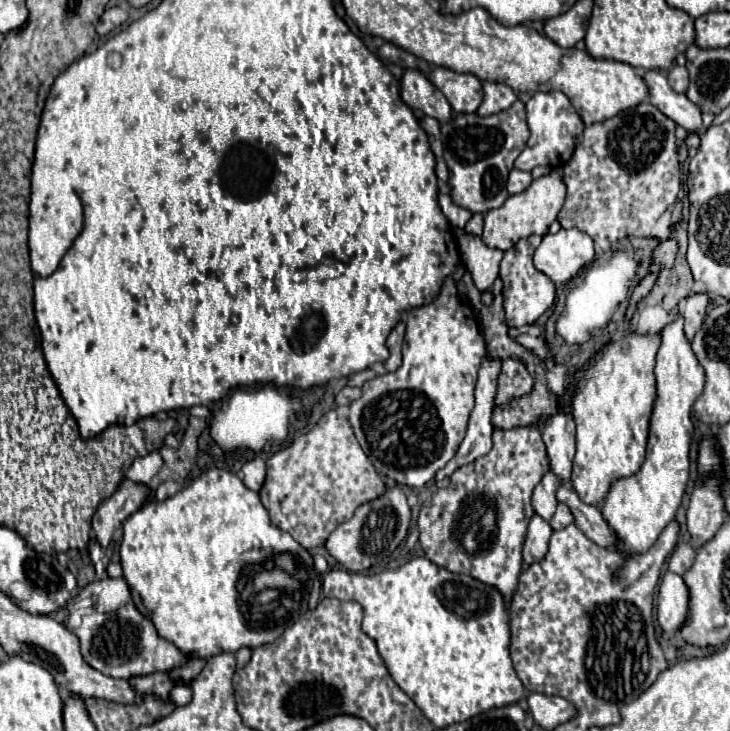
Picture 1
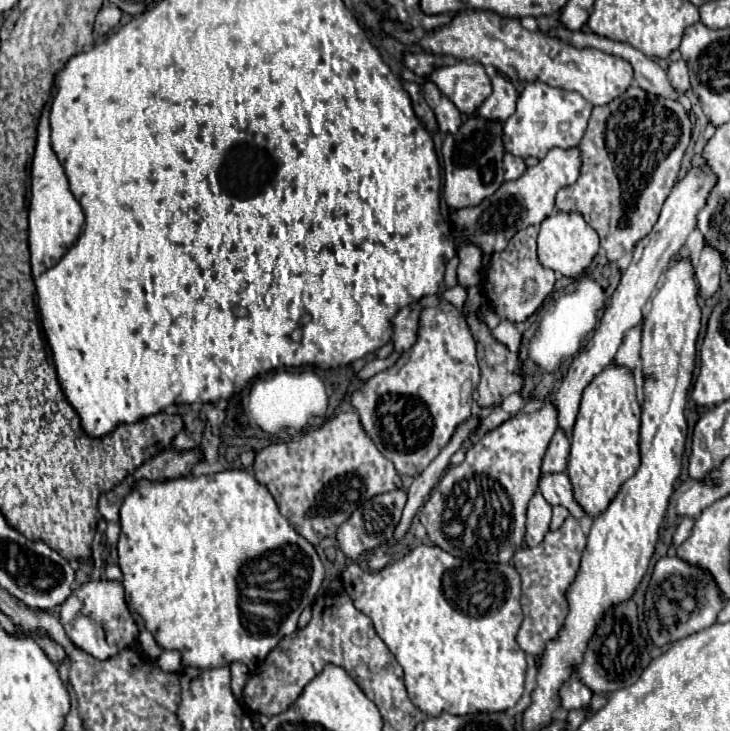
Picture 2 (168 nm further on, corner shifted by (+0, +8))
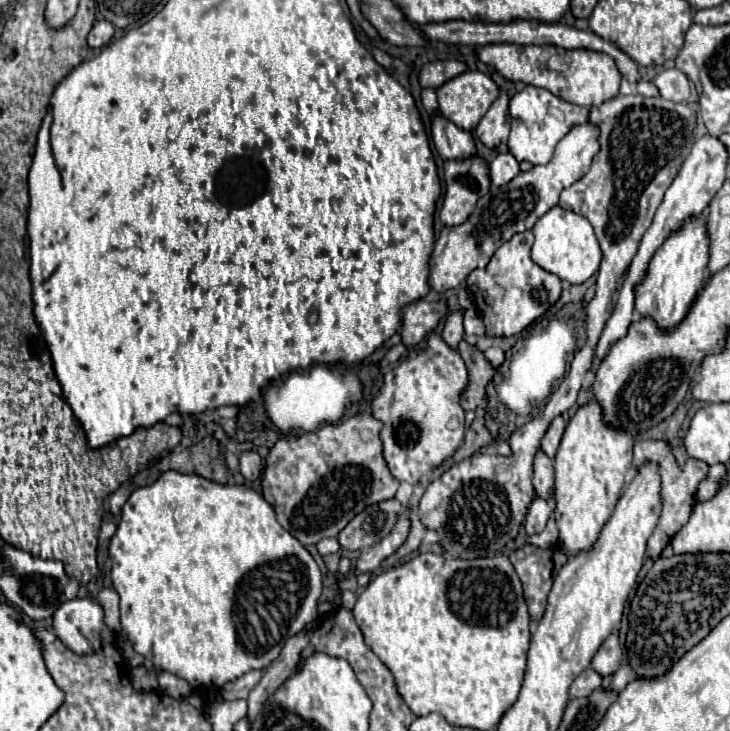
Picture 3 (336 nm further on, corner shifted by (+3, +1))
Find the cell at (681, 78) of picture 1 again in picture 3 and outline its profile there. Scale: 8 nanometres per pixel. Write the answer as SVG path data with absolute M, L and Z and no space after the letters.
M664 69L656 75L654 85L660 89L660 97L668 101L686 101L690 97L688 77L680 69Z

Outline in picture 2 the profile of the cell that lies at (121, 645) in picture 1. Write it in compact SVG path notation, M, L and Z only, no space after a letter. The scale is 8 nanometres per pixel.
M73 596L61 604L61 624L67 632L67 636L71 638L71 642L79 650L83 650L99 660L113 656L113 648L105 642L105 630L99 624L95 624L87 614L75 616Z

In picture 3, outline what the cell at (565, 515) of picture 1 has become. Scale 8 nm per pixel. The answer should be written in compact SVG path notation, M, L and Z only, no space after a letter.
M550 517L550 521L548 521L546 529L544 529L542 533L538 533L538 535L532 535L528 541L530 541L532 545L542 547L542 549L556 547L556 545L558 545L558 527L556 527L556 519L554 519L554 517Z

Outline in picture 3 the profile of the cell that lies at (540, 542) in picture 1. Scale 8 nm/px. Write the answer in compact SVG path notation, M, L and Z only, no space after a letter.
M534 499L528 513L526 513L526 521L524 521L524 529L526 529L526 535L536 535L536 533L542 533L542 529L546 527L546 521L550 517L552 509L550 505L544 501L544 499Z

